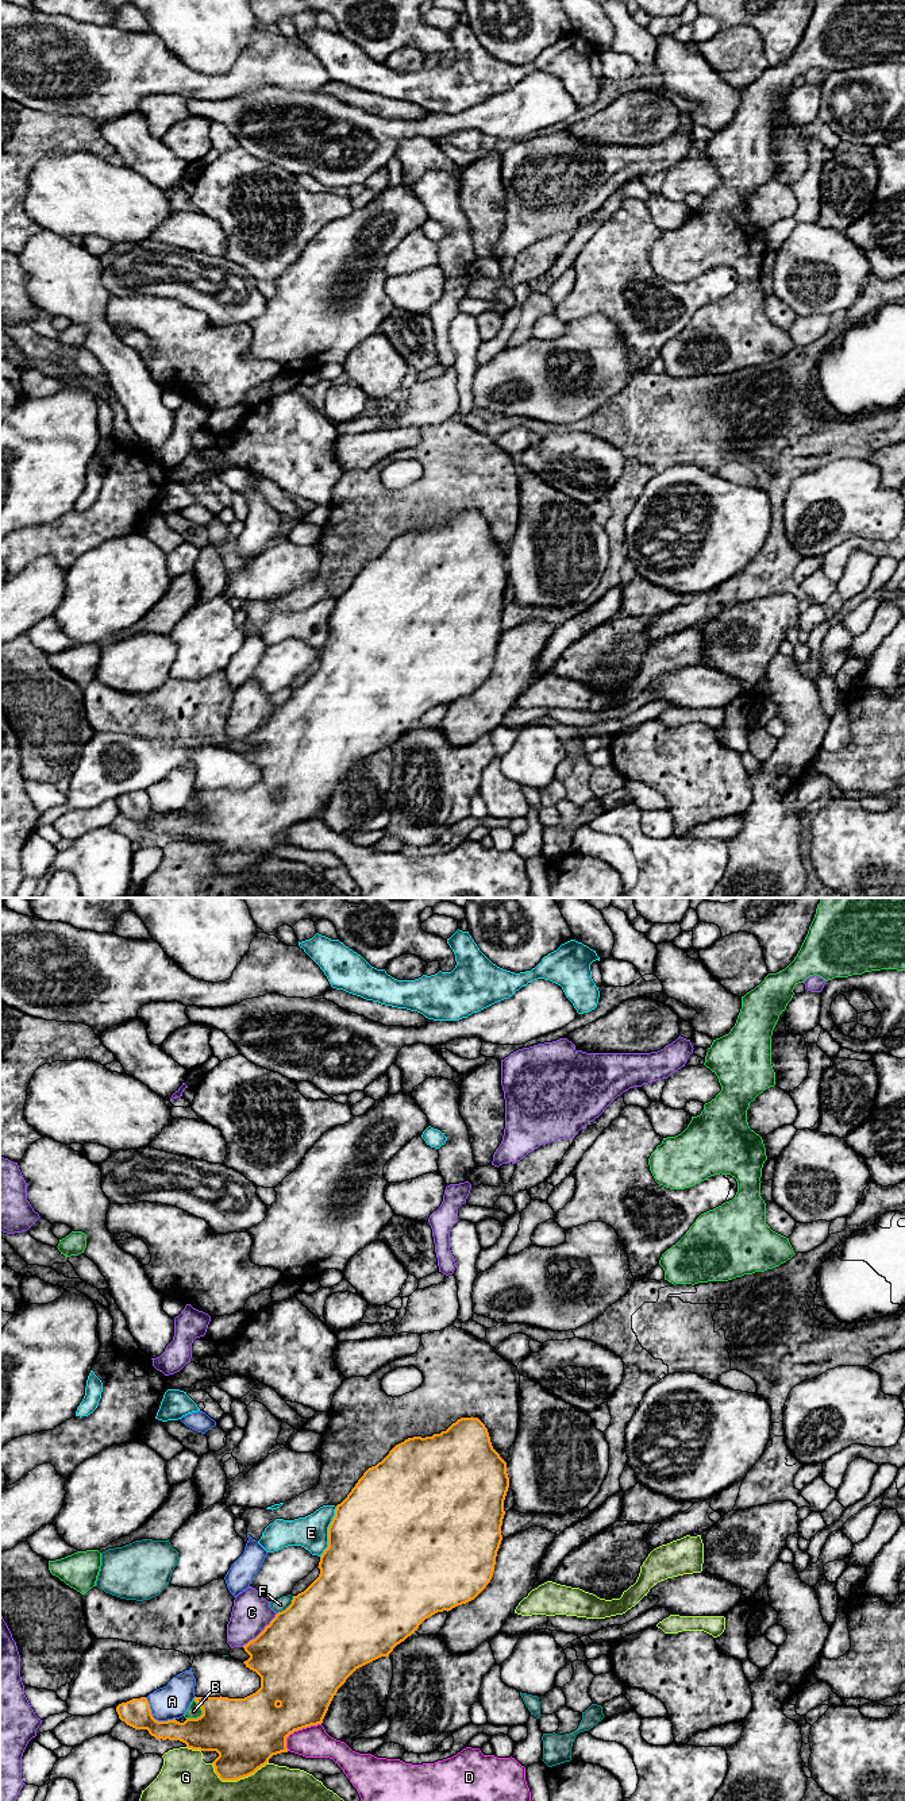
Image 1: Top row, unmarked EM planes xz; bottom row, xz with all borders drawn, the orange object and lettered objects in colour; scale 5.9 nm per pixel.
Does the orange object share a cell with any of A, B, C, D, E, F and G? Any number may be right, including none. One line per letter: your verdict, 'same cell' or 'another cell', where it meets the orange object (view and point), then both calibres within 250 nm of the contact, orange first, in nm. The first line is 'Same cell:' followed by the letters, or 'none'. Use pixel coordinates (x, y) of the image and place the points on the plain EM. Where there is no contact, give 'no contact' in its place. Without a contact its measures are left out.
Same cell: none
A: another cell | xz (153, 810) | 170/200 nm
B: another cell | xz (203, 806) | 380/80 nm
C: another cell | xz (261, 725) | 500/220 nm
D: another cell | xz (297, 822) | 380/190 nm
E: another cell | xz (328, 625) | 500/200 nm
F: another cell | xz (288, 700) | 500/80 nm
G: another cell | xz (237, 872) | 360/420 nm

